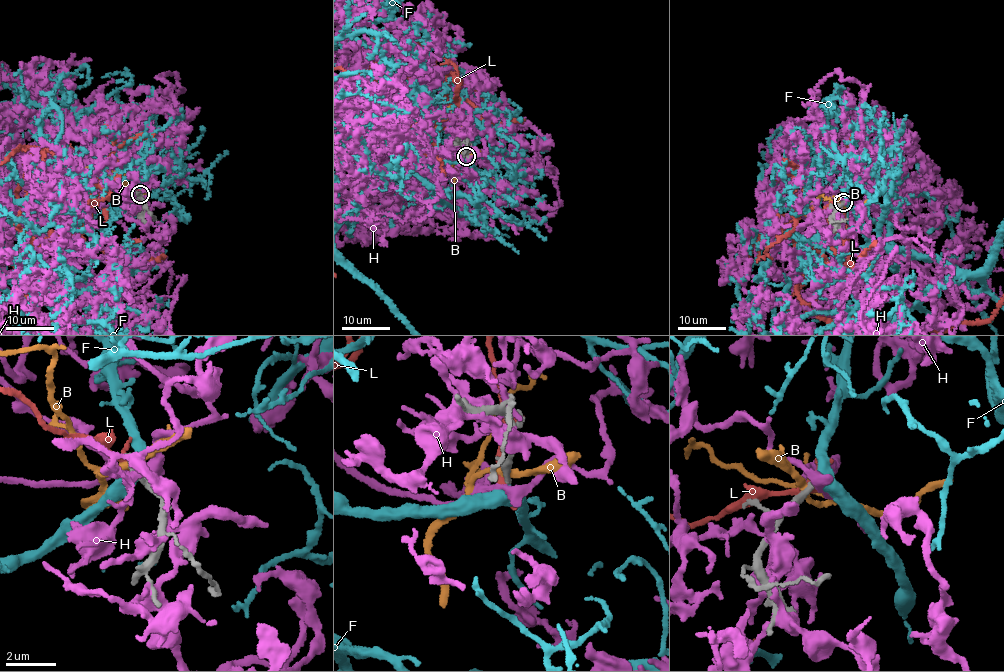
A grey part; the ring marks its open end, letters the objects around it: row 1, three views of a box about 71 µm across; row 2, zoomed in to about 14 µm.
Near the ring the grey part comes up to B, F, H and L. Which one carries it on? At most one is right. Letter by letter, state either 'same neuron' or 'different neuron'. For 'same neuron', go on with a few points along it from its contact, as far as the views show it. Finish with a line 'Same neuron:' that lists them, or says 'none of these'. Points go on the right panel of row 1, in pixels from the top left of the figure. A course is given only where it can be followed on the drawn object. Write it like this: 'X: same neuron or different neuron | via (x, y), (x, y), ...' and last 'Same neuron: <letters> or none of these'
B: different neuron
F: same neuron
H: different neuron
L: different neuron
Same neuron: F

